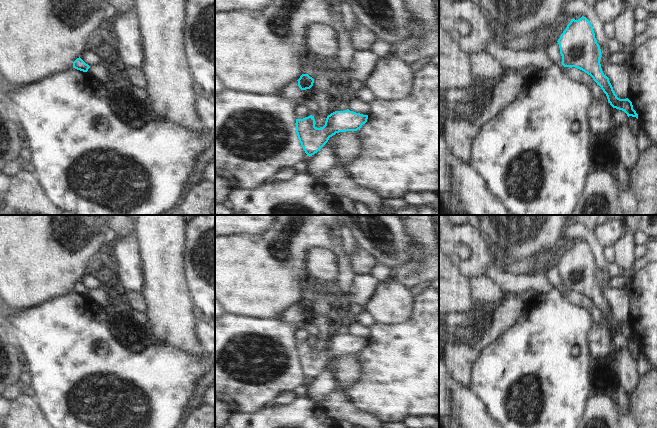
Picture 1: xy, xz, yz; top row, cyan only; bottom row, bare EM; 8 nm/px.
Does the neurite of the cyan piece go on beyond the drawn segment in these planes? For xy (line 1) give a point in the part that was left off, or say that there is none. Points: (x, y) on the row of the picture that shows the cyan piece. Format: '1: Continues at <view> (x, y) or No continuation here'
1: No continuation here.

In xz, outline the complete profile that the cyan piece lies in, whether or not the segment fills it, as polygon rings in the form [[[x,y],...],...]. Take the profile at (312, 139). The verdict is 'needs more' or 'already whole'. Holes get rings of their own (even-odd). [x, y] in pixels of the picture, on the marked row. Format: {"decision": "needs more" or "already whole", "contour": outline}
{"decision": "already whole", "contour": [[[335,111],[327,116],[325,125],[317,128],[314,116],[296,119],[296,133],[307,156],[317,153],[329,140],[339,132],[357,131],[367,122],[368,115],[350,111]]]}

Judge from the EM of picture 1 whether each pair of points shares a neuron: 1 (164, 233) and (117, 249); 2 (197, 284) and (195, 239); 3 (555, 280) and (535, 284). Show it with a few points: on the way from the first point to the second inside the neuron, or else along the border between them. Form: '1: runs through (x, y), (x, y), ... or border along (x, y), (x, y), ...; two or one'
1: border along (134, 233), (137, 239), (141, 265); two
2: runs through (197, 273), (197, 250); one
3: border along (546, 274), (549, 282), (555, 288); two

